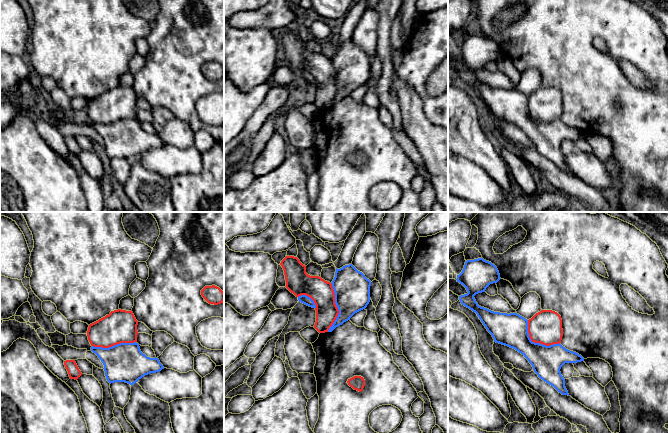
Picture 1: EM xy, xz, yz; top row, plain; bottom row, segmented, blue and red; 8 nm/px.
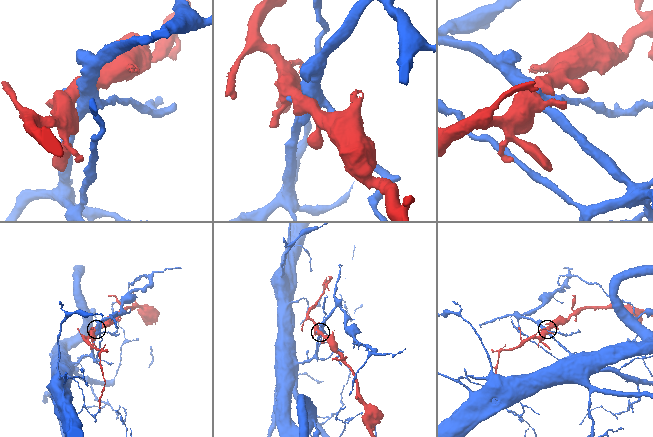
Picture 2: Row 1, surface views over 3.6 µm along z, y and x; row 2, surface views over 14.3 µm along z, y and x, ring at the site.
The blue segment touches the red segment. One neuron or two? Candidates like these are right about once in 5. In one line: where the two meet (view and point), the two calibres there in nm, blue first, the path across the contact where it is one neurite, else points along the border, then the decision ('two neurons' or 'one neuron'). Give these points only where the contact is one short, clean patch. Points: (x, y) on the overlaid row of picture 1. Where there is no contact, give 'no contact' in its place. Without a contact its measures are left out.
yz (534, 342) | 260/280 nm | two neurons

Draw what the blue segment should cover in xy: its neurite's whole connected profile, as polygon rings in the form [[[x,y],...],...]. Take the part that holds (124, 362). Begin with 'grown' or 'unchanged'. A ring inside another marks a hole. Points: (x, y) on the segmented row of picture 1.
unchanged; [[[120,343],[109,348],[91,347],[104,365],[107,381],[135,384],[150,373],[164,369],[158,358],[150,358],[143,354],[139,344]]]

